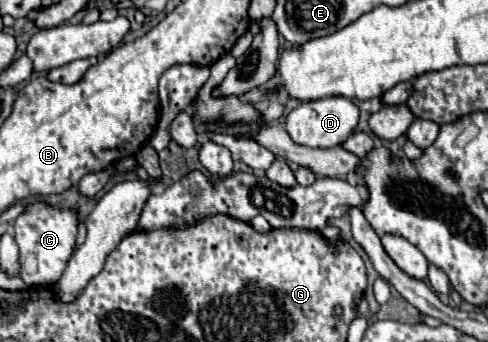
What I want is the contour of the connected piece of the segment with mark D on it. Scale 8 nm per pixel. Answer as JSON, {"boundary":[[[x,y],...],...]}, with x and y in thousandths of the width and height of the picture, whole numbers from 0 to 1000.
{"boundary":[[[666,284],[666,289],[629,295],[629,301],[617,301],[613,313],[605,313],[588,336],[584,377],[596,401],[596,412],[605,412],[609,424],[674,436],[674,430],[703,424],[703,412],[711,412],[711,401],[732,371],[732,354],[736,354],[736,319],[719,289],[711,289],[711,284]]]}

